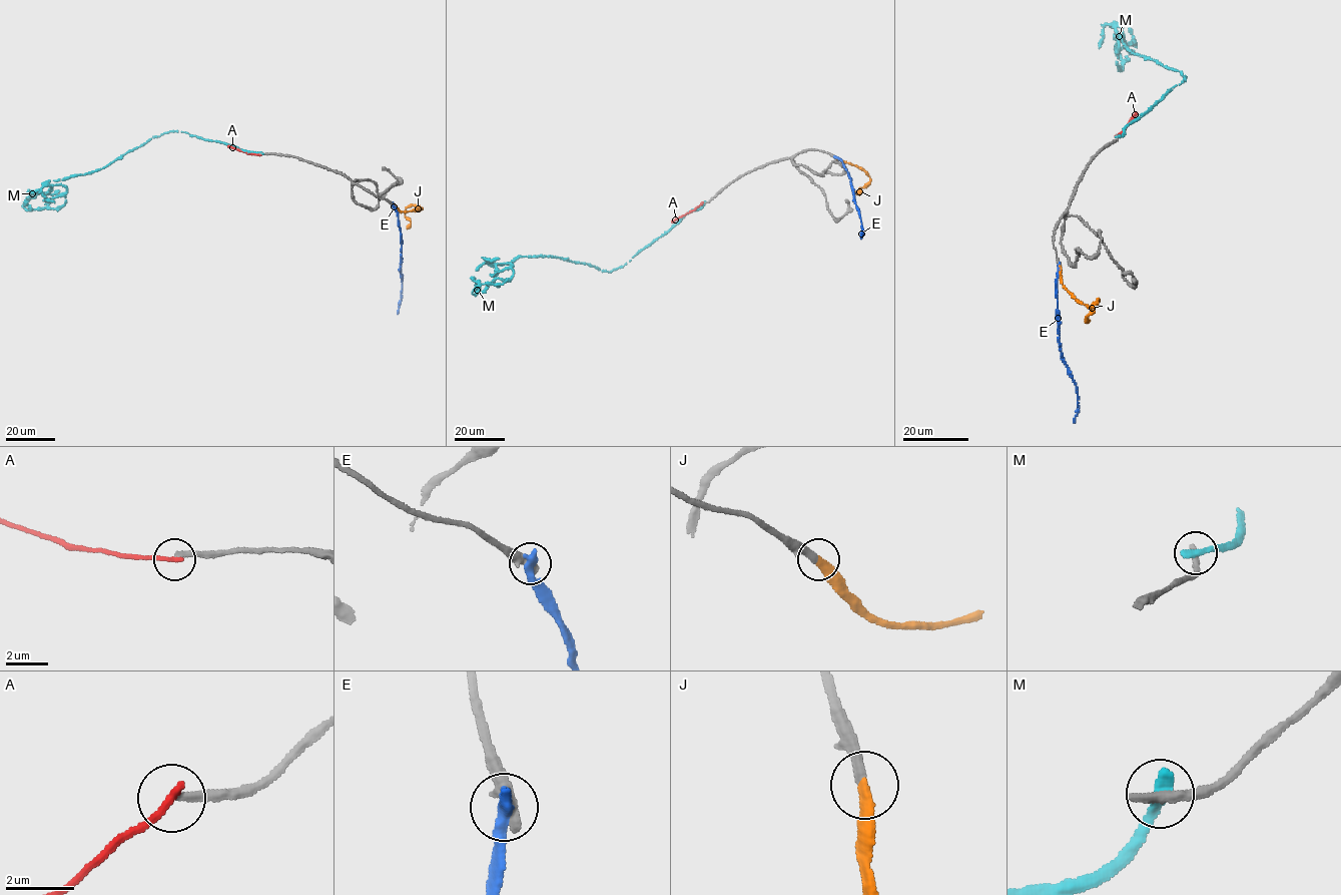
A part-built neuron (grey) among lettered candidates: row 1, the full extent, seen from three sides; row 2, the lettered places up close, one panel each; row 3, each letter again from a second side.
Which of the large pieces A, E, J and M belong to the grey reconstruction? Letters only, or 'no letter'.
J

